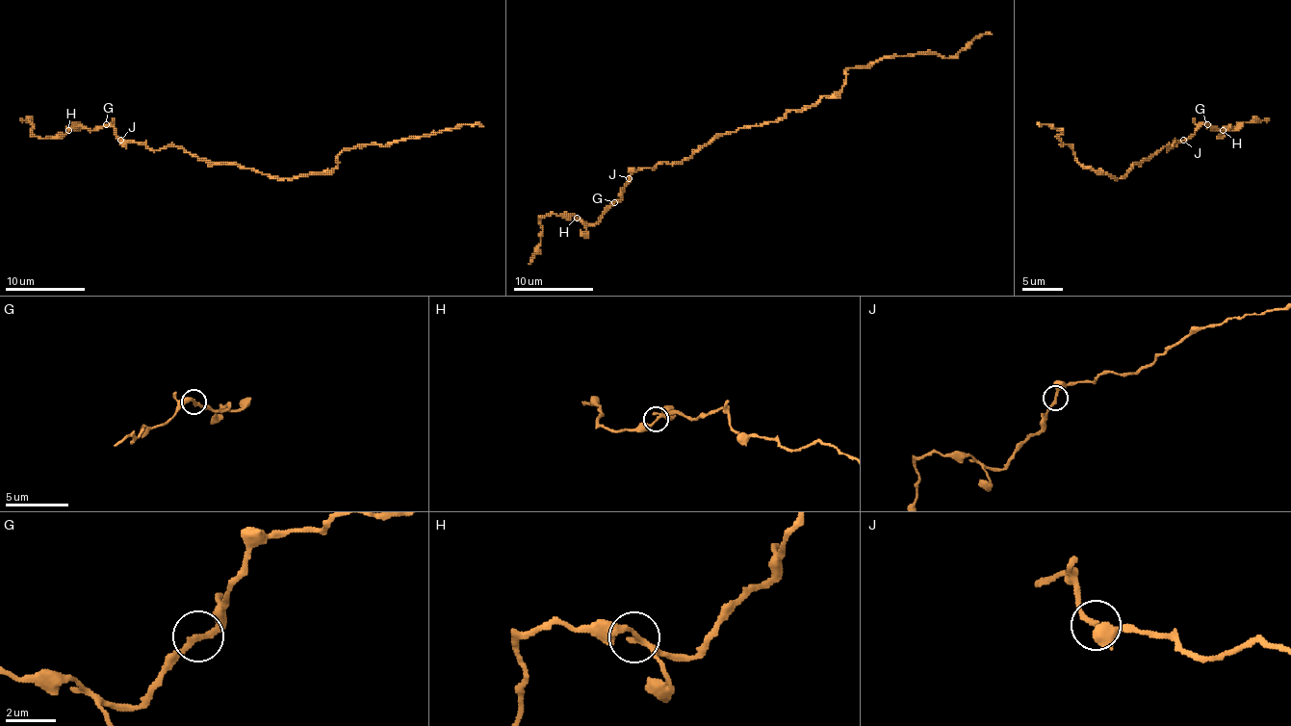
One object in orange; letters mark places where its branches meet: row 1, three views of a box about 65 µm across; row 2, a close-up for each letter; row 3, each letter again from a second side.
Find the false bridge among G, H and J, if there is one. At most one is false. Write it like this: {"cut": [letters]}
{"cut": []}

